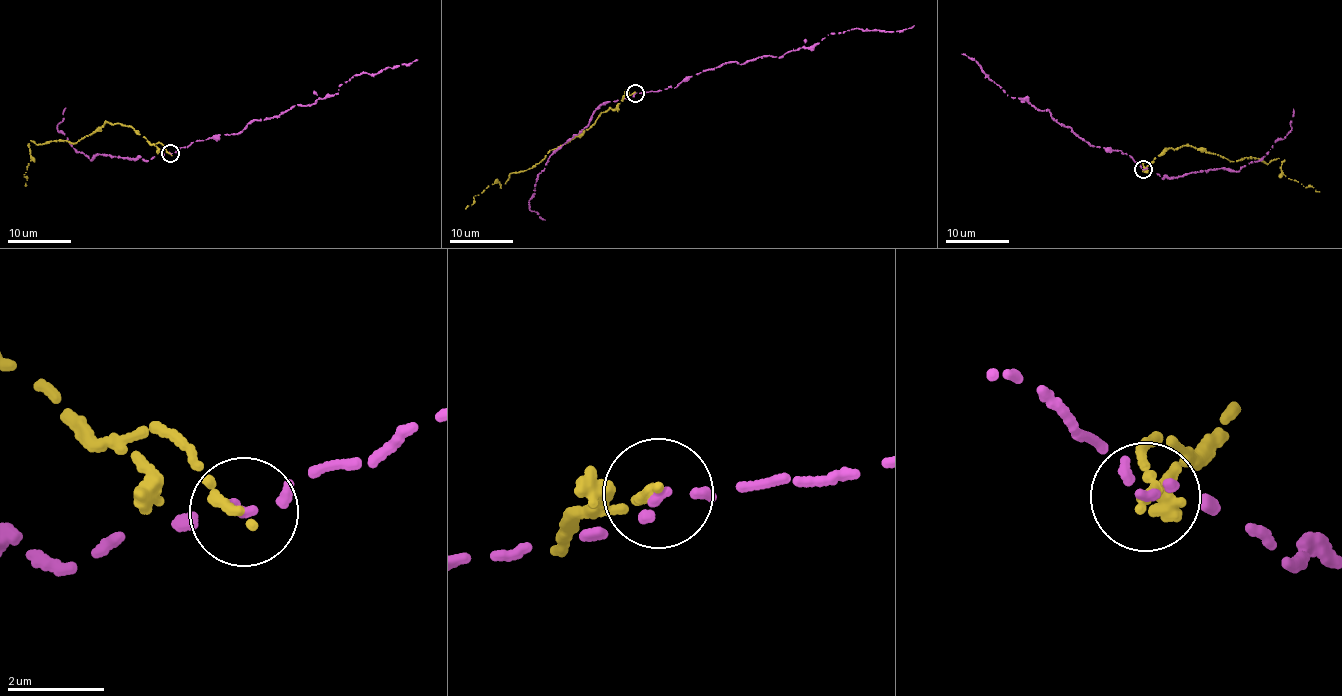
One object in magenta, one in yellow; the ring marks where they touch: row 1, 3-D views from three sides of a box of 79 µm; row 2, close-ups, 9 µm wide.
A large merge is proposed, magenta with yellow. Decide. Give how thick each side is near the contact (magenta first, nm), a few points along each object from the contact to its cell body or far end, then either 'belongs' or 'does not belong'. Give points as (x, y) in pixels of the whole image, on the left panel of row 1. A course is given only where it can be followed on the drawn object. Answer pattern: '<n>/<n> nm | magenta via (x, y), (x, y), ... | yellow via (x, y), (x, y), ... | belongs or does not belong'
180/190 nm | magenta via (170, 154), (193, 141), (241, 132), (249, 122), (294, 106), (315, 104), (339, 93), (351, 77), (417, 60) | yellow via (170, 154), (160, 143), (152, 144), (131, 126), (105, 121), (73, 144), (30, 140), (25, 185) | does not belong

